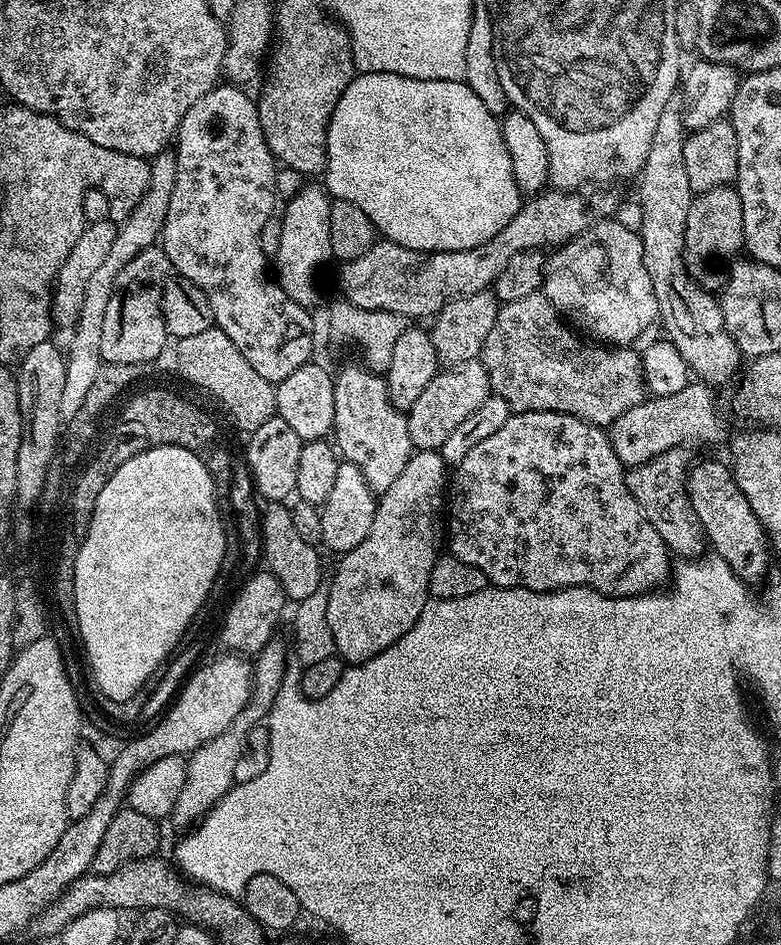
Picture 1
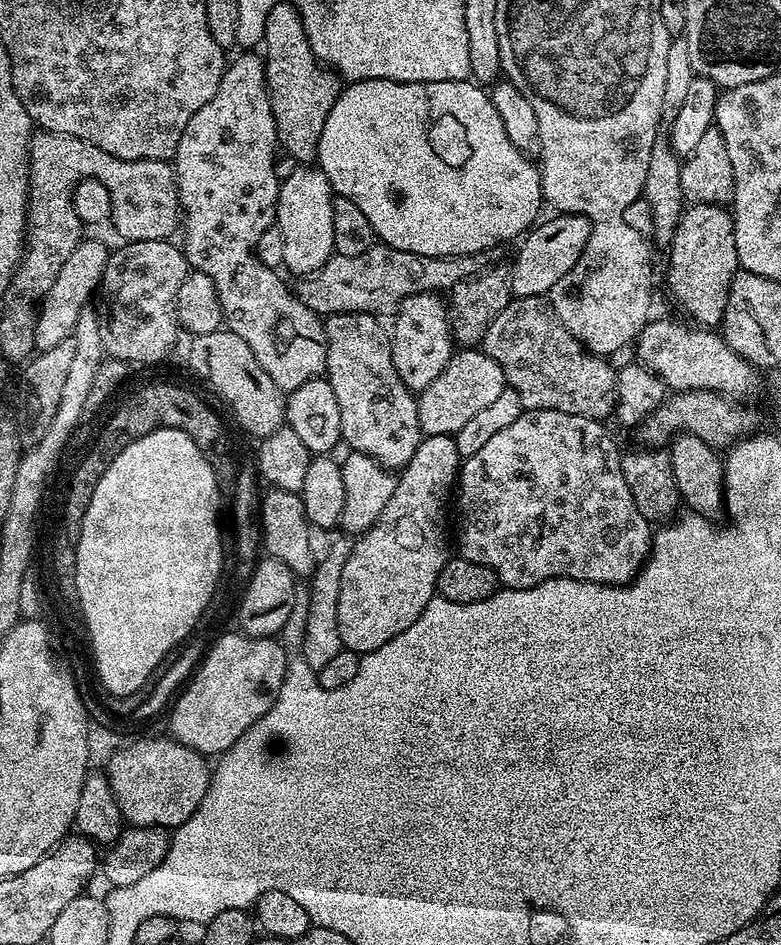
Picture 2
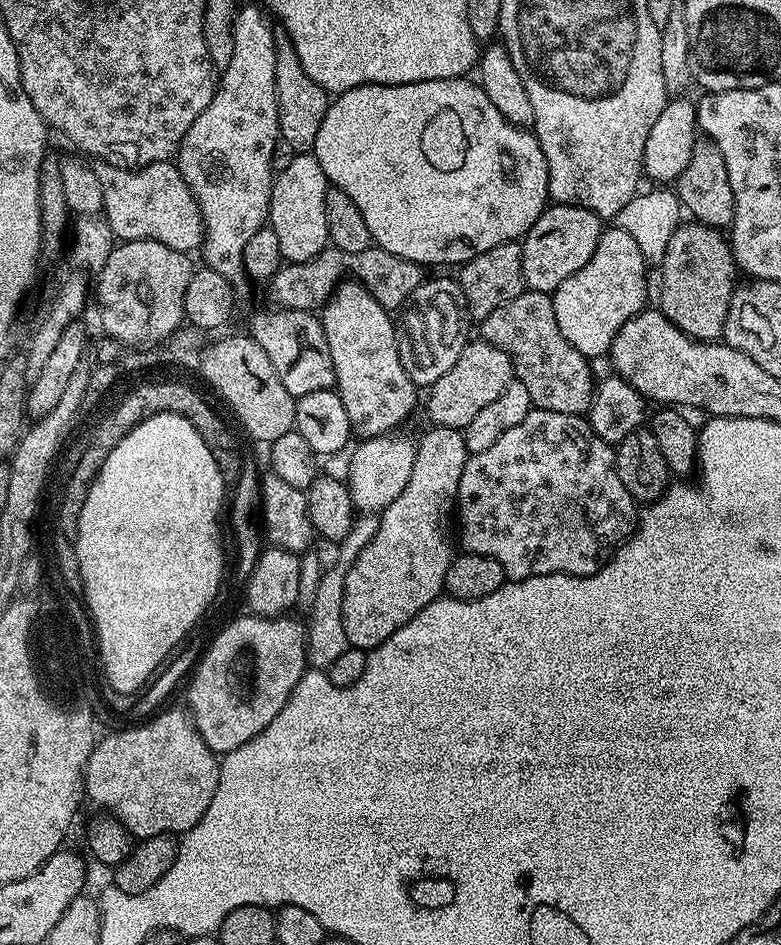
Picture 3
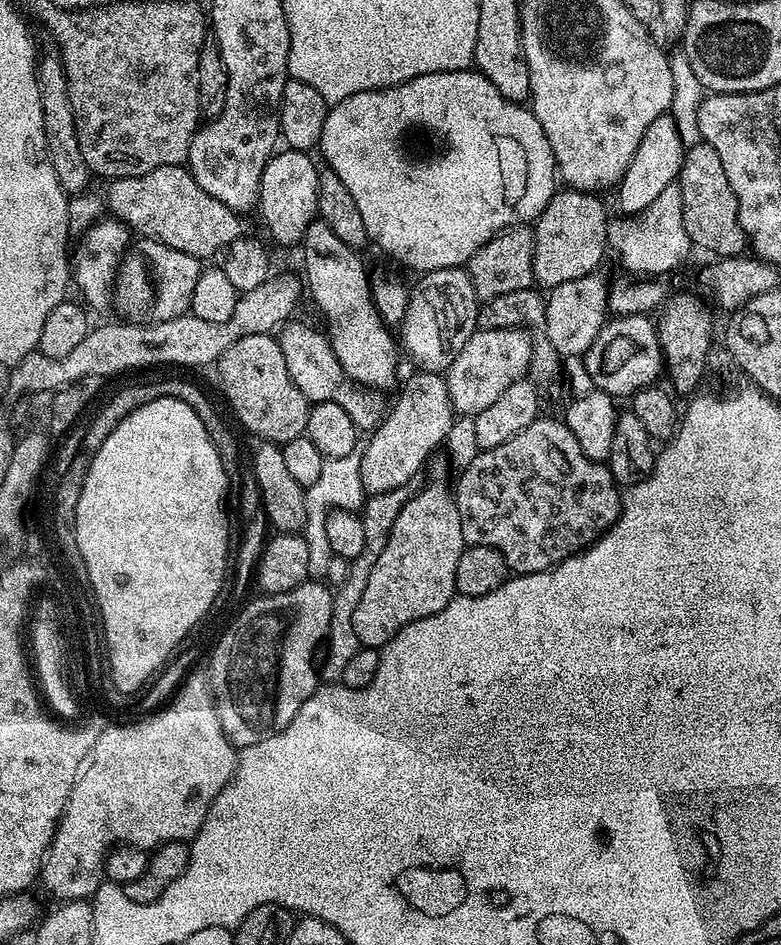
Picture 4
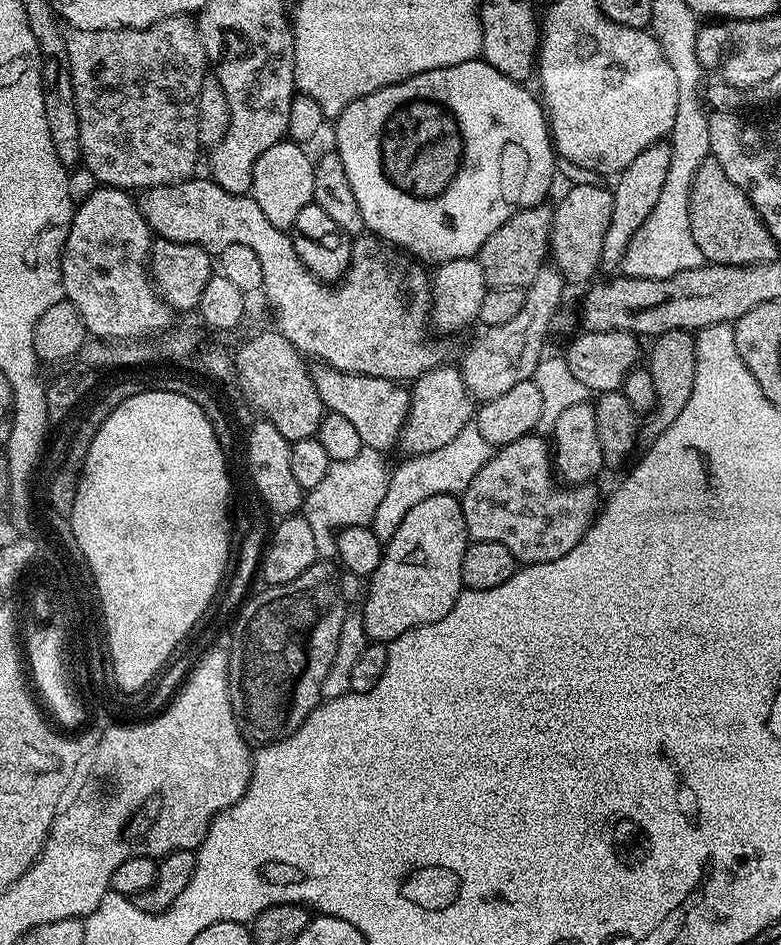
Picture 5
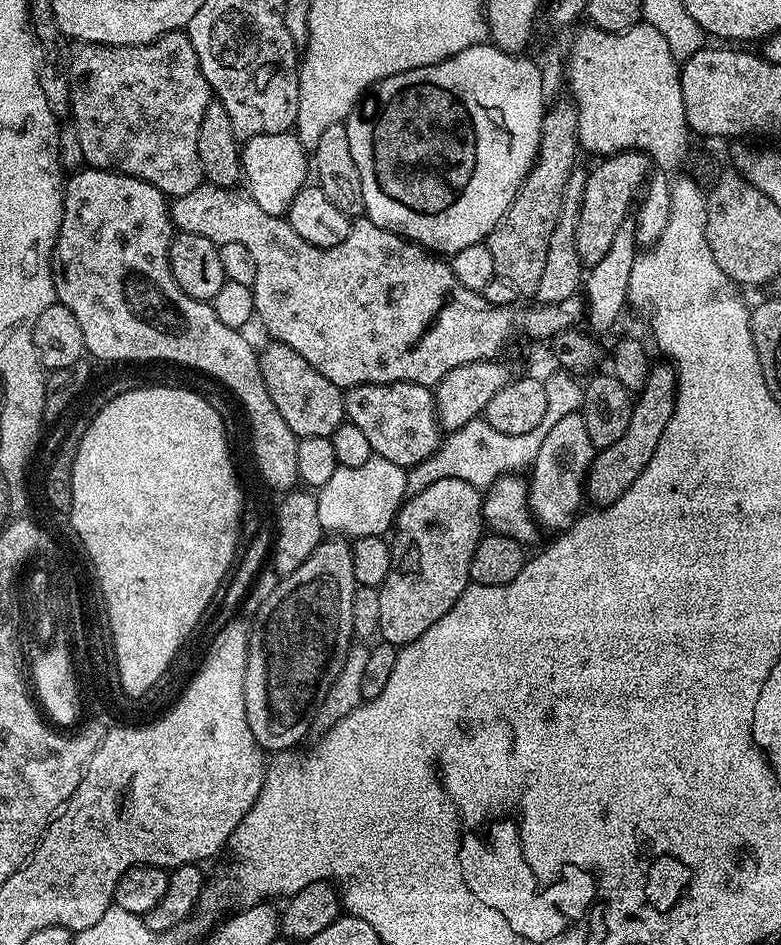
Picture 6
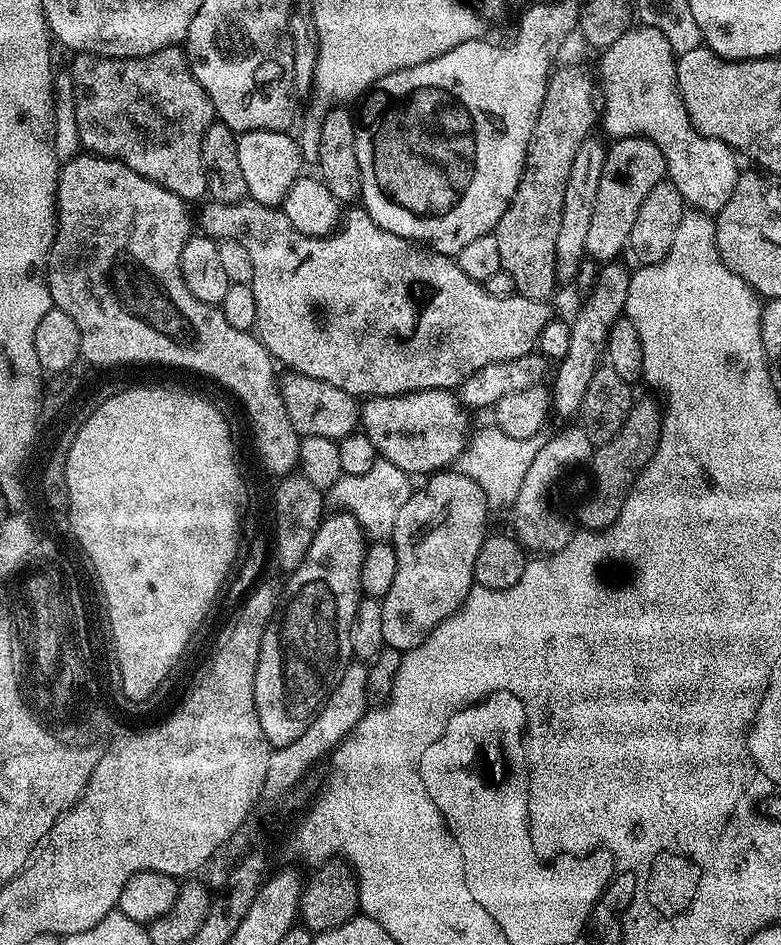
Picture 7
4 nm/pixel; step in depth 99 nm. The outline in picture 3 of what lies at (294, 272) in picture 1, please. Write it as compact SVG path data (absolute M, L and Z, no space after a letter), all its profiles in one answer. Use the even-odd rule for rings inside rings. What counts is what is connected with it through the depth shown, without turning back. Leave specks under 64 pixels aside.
M296 154L291 158L293 160L281 172L279 169L272 181L268 224L274 234L278 234L278 246L282 246L285 261L289 264L301 264L312 260L329 247L326 194L330 185L315 156Z

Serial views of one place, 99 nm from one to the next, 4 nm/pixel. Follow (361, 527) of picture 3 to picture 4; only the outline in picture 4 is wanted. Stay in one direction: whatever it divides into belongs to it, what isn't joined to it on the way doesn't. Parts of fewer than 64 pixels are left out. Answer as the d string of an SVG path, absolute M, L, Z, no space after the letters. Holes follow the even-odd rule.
M405 486L383 492L377 496L371 495L363 502L359 518L362 522L362 531L366 534L366 546L362 546L362 554L358 554L358 558L350 561L342 586L334 589L332 617L326 641L329 656L324 660L321 659L318 670L323 681L339 681L342 670L346 670L346 662L350 662L350 658L354 658L354 654L358 654L358 650L362 646L358 642L358 634L354 634L354 610L362 598L362 590L366 590L366 581L370 579L370 570L374 570L374 562L378 562L378 554L382 554L382 550L386 550L386 542L390 538L394 518L398 518L398 510L402 510L402 506L412 496L412 493L413 489Z

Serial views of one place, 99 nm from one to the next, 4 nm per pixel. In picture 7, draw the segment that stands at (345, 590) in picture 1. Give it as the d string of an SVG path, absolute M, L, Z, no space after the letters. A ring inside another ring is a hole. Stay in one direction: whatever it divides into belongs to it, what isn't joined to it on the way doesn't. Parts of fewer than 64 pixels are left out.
M455 470L431 473L424 485L417 487L395 519L390 543L398 554L398 571L390 590L380 600L382 612L382 638L385 645L397 648L401 654L422 643L432 633L434 626L441 624L464 604L466 594L474 587L474 561L482 542L490 535L488 495L466 474Z

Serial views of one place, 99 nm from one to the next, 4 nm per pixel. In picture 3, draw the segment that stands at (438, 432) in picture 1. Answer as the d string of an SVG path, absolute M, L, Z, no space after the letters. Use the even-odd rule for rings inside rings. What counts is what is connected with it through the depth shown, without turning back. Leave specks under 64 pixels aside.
M479 342L480 344L465 343L463 350L458 354L458 362L438 378L427 389L428 392L428 416L431 423L438 428L464 429L470 426L473 420L489 402L494 402L506 386L514 378L512 357L506 355L500 348L493 344Z

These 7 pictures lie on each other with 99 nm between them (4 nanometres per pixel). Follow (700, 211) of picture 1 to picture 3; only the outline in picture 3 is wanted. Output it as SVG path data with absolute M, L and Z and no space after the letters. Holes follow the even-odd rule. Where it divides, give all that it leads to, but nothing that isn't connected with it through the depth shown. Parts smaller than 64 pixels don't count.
M682 222L674 230L670 246L666 246L666 254L659 261L658 268L658 308L664 317L693 340L719 341L724 334L732 294L738 287L738 265L729 237L721 229L711 228L708 224Z

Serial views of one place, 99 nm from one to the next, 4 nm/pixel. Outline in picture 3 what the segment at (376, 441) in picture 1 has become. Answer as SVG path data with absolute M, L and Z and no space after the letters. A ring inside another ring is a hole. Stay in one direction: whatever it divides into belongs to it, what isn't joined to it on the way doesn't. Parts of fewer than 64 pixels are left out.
M355 282L337 284L332 299L319 313L320 325L330 346L330 358L334 358L334 390L342 398L342 406L346 406L346 418L350 418L353 433L360 438L386 436L403 429L400 427L411 418L412 411L416 408L418 385L409 378L406 370L402 370L398 328L388 316L391 316L389 309L374 302L371 294Z

